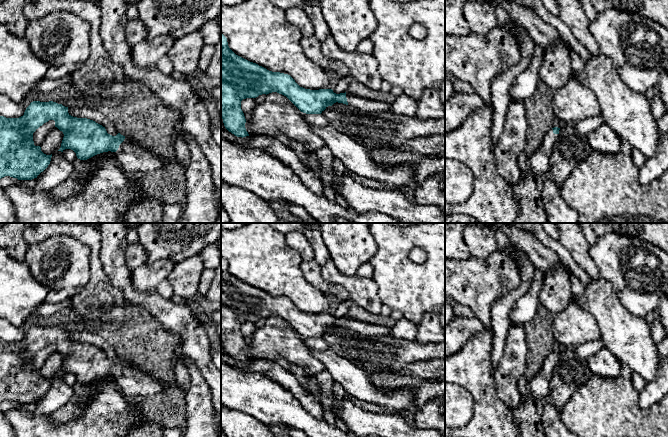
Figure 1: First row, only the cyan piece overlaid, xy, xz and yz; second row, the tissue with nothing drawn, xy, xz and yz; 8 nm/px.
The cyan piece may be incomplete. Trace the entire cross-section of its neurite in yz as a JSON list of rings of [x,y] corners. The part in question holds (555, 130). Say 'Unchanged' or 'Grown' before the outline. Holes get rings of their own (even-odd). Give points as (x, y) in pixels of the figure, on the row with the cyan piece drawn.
Grown. [[[558,127],[549,129],[538,150],[529,157],[530,168],[535,173],[544,174],[549,171],[549,157],[558,138],[559,130]]]

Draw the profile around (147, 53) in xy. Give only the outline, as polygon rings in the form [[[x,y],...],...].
[[[162,36],[136,44],[132,47],[134,64],[139,68],[156,66],[158,60],[167,55],[175,41],[171,36]]]

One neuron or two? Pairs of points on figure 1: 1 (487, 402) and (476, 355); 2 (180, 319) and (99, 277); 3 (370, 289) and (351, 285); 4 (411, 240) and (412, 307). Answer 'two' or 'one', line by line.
1: one
2: two
3: one
4: one

